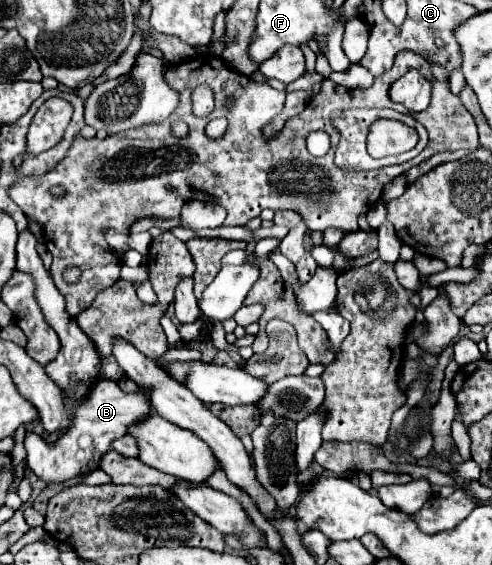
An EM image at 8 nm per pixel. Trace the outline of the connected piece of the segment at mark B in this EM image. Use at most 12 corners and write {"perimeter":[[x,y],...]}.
{"perimeter":[[98,381],[54,445],[26,433],[46,485],[72,481],[154,411],[146,387]]}

